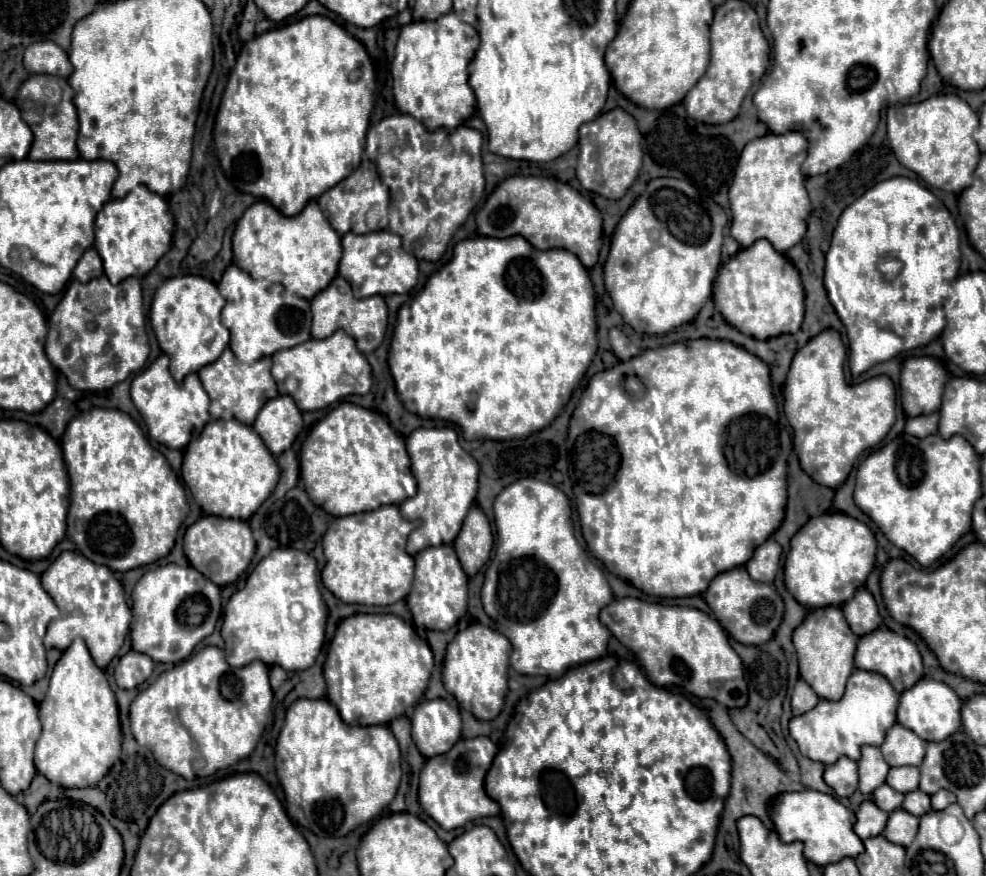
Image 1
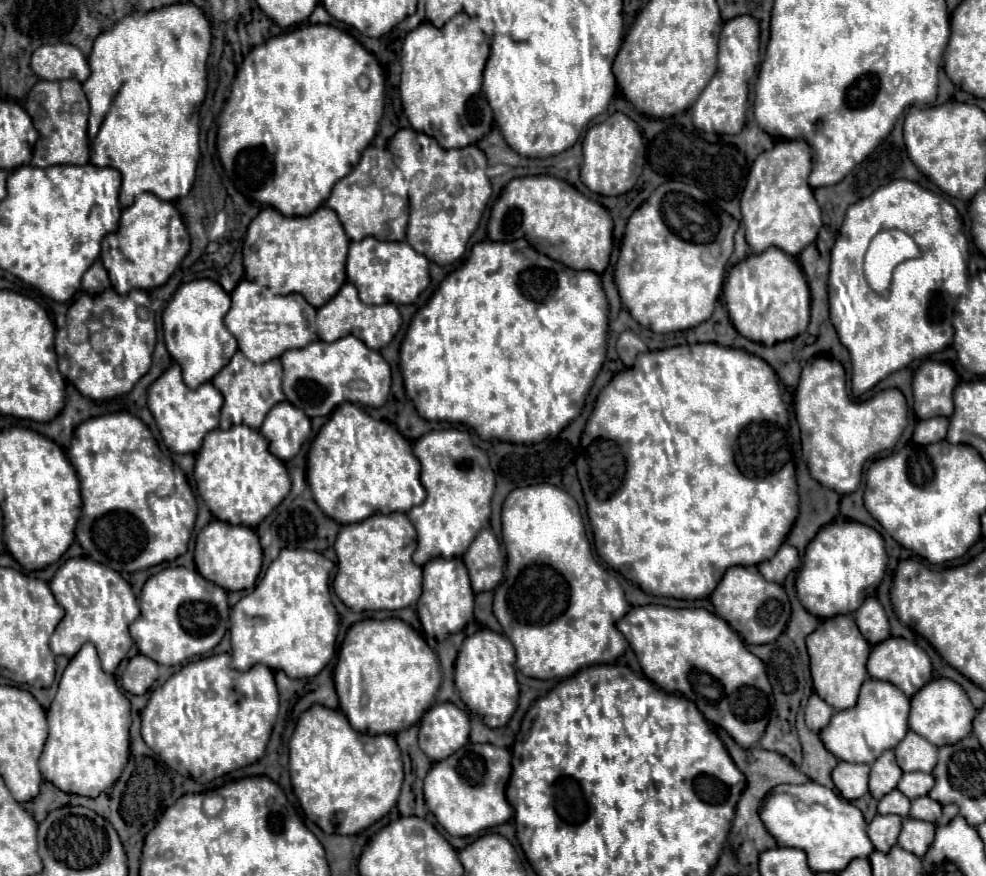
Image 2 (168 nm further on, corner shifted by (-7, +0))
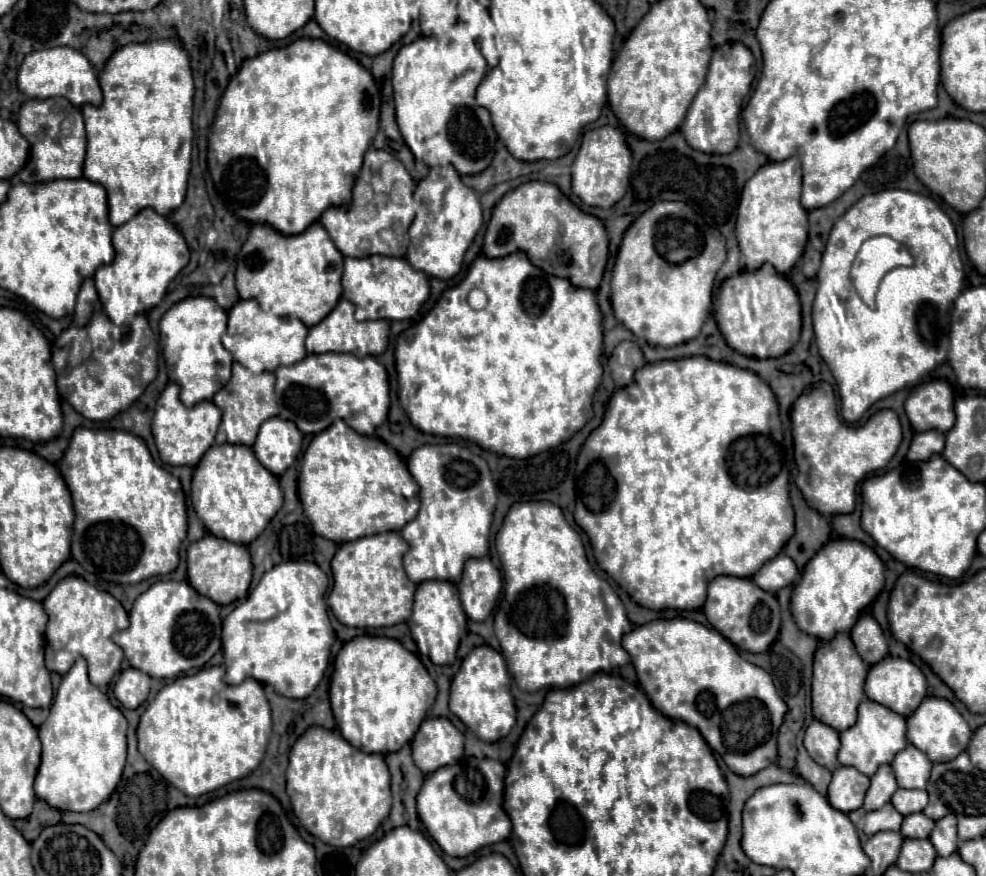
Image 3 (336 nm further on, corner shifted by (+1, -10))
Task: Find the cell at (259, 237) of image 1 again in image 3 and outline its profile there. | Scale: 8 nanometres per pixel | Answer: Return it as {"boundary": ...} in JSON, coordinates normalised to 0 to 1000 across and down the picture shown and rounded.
{"boundary":[[[325,253],[300,269],[282,267],[270,256],[258,256],[239,295],[239,331],[245,342],[260,342],[280,361],[300,361],[312,374],[323,370],[347,338],[349,292],[343,288]]]}

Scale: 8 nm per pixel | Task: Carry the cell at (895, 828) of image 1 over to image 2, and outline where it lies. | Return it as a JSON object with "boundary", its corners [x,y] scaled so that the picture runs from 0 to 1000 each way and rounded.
{"boundary":[[[917,934],[915,936],[915,950],[911,954],[911,963],[921,970],[927,973],[929,977],[935,977],[935,973],[939,973],[939,968],[943,966],[943,959],[947,959],[947,941],[945,938],[935,938],[929,934]]]}

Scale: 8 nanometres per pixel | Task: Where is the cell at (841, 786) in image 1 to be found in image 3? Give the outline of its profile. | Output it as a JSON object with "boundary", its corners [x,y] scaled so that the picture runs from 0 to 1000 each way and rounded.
{"boundary":[[[852,874],[844,884],[840,900],[840,913],[848,925],[864,927],[870,925],[876,916],[876,906],[882,897],[882,888],[870,881],[864,874]]]}

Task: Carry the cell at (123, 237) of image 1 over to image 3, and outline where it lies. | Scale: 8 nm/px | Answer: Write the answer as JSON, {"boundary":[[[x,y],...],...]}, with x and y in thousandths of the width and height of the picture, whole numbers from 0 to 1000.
{"boundary":[[[152,237],[140,242],[134,251],[116,260],[114,279],[118,295],[114,301],[101,304],[97,308],[95,324],[105,358],[116,372],[126,372],[134,361],[148,358],[152,352],[162,347],[170,331],[170,324],[191,301],[193,285],[178,258]]]}

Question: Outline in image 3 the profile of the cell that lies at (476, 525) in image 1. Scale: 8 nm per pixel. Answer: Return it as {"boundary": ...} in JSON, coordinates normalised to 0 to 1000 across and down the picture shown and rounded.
{"boundary":[[[479,637],[471,646],[469,662],[465,664],[465,676],[473,703],[481,710],[491,710],[499,701],[509,678],[507,651],[497,642],[497,637]]]}

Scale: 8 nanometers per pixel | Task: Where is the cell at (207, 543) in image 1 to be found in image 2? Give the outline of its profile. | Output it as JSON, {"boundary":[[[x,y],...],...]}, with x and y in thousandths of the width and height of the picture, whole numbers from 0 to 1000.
{"boundary":[[[215,594],[207,600],[207,605],[199,612],[199,626],[197,626],[197,639],[201,653],[221,667],[223,671],[235,676],[235,674],[254,674],[260,667],[260,660],[264,655],[266,646],[266,623],[262,616],[262,610],[252,600],[237,600],[225,594]]]}

